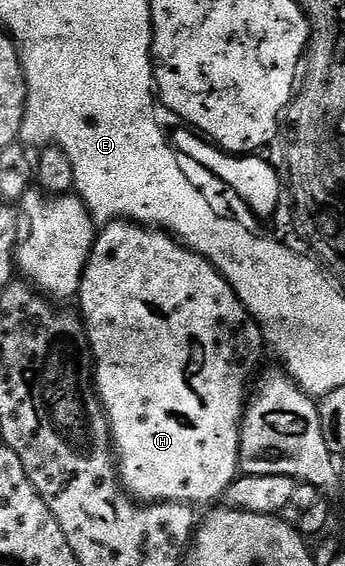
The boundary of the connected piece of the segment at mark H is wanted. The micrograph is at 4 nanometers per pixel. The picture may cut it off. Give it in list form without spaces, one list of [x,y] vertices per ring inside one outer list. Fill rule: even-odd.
[[[117,219],[105,224],[96,234],[92,255],[80,284],[79,301],[78,313],[84,322],[85,331],[88,332],[88,342],[92,348],[94,384],[104,405],[104,414],[108,416],[108,425],[112,428],[112,443],[118,458],[118,472],[123,488],[140,503],[175,503],[199,507],[218,500],[223,493],[225,496],[241,472],[240,430],[246,402],[250,397],[248,380],[255,375],[256,368],[264,357],[264,349],[266,353],[264,332],[260,330],[259,323],[248,314],[248,308],[240,302],[232,284],[203,255],[189,249],[167,232],[127,219]]]

